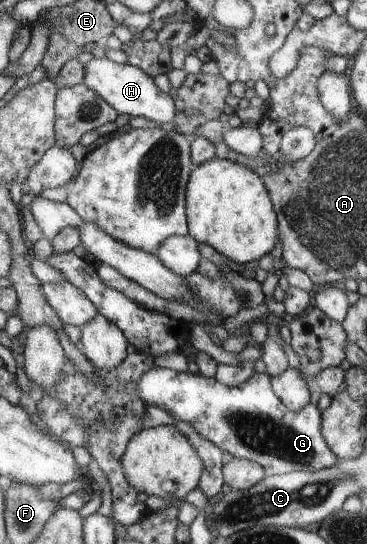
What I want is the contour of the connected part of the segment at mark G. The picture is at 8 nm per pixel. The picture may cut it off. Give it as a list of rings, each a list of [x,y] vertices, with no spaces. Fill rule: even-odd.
[[[154,366],[147,371],[139,385],[139,397],[146,406],[165,409],[169,415],[191,425],[203,439],[211,441],[219,449],[227,451],[234,457],[245,458],[266,468],[267,476],[285,475],[295,471],[323,471],[337,465],[338,457],[327,445],[322,432],[322,411],[315,405],[307,404],[301,411],[291,411],[274,391],[271,377],[265,373],[255,372],[247,381],[229,387],[215,377],[206,377],[202,373],[191,371],[177,372],[170,368]]]

